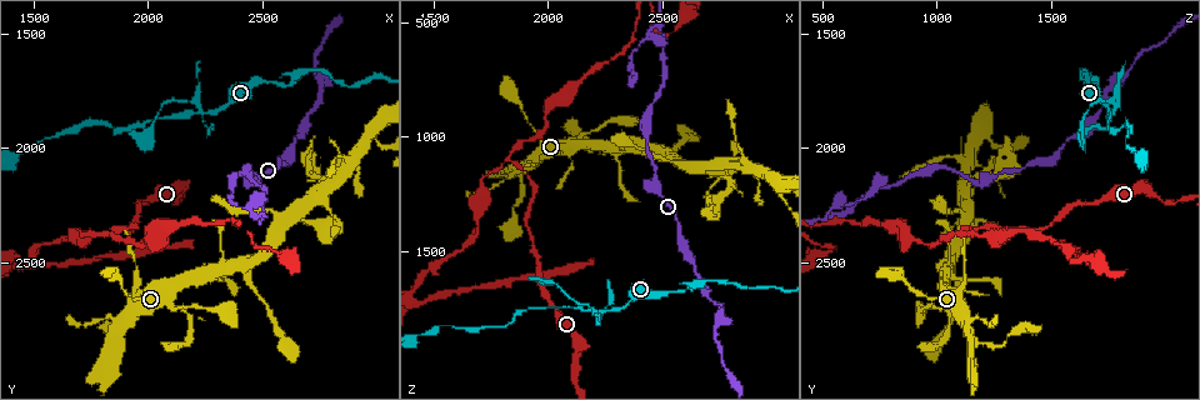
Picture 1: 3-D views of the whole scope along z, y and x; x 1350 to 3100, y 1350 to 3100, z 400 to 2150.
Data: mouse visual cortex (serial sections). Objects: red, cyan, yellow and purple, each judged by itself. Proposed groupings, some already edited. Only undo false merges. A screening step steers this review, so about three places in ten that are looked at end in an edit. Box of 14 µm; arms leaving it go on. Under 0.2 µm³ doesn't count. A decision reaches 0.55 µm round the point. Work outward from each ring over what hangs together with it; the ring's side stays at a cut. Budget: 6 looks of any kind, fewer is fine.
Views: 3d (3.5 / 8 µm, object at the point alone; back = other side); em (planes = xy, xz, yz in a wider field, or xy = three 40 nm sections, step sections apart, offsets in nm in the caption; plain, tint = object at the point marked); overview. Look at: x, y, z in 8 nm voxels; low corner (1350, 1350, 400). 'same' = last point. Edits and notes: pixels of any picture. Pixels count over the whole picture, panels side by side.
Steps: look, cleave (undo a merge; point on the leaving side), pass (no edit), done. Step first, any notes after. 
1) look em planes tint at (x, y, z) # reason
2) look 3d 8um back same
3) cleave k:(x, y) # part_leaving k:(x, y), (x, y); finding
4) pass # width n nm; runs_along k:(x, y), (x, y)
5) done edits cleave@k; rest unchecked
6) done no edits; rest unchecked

look 3d 3.5um at (2410, 2510, 1050) # side arm on a straight run

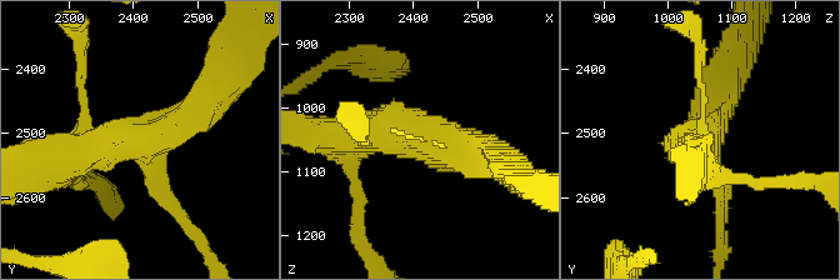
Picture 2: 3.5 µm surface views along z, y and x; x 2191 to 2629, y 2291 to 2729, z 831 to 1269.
look em planes tint at (2405, 2510, 1045) # arms 3; arm_widths 200, 400, 500 nm

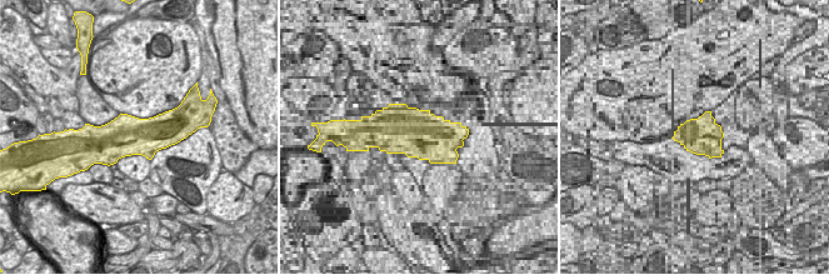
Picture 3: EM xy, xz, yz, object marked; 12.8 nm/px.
pass # width 550 nm; runs_along 2:(54, 159), (150, 140), (204, 105); one cell here

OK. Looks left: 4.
look 3d 3.5um at (2790, 2180, 1120) # three arms meet

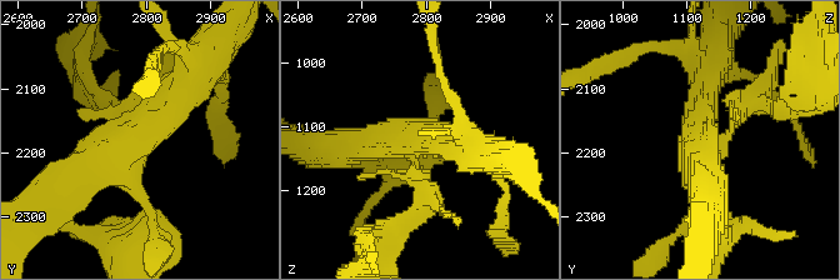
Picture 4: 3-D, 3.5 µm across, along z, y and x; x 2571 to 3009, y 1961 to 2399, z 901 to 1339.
look em xy step 3 tint at (2780, 2175, 1115) # need the tissue

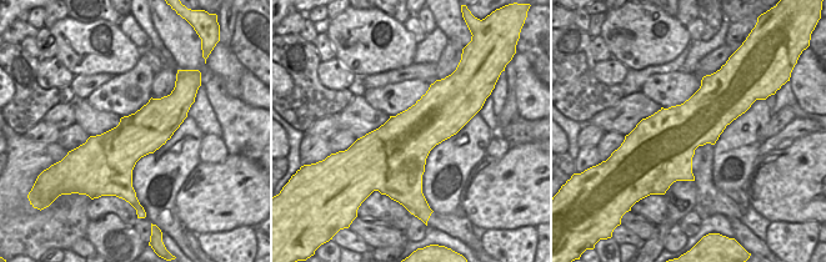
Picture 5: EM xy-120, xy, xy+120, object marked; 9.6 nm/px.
pass # width 600 nm; runs_along 4:(65, 186), (149, 129), (191, 79); one cell here

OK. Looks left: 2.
look 3d 3.5um at (2220, 1840, 1760) # thin neck

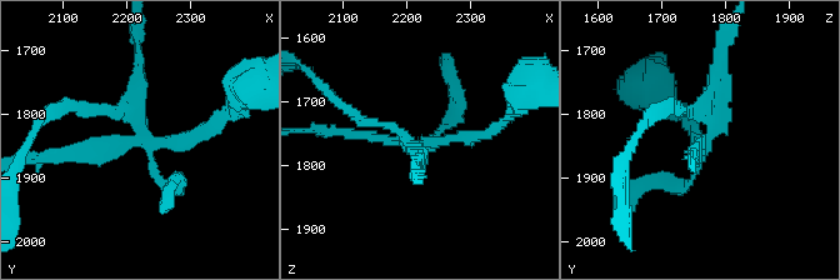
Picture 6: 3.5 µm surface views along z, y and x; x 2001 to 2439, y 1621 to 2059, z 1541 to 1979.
look em xy step 2 tint at (2210, 1850, 1765) # now the EM

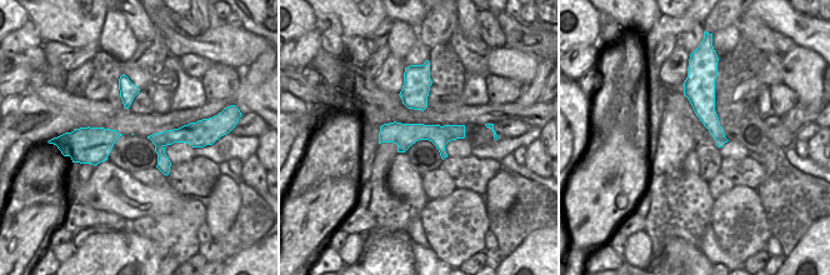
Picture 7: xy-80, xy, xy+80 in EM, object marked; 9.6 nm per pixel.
cleave 6:(455, 119) # width 240 nm; border 7:(425, 139), (440, 134), (448, 141); two cells meet here

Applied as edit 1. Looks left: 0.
done edits cleave@6; rest unchecked

